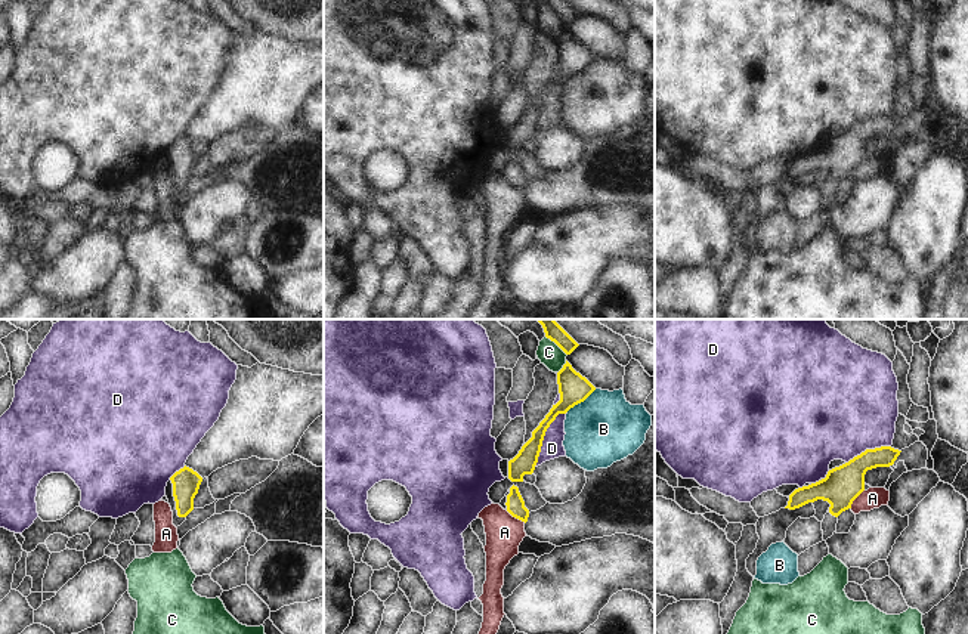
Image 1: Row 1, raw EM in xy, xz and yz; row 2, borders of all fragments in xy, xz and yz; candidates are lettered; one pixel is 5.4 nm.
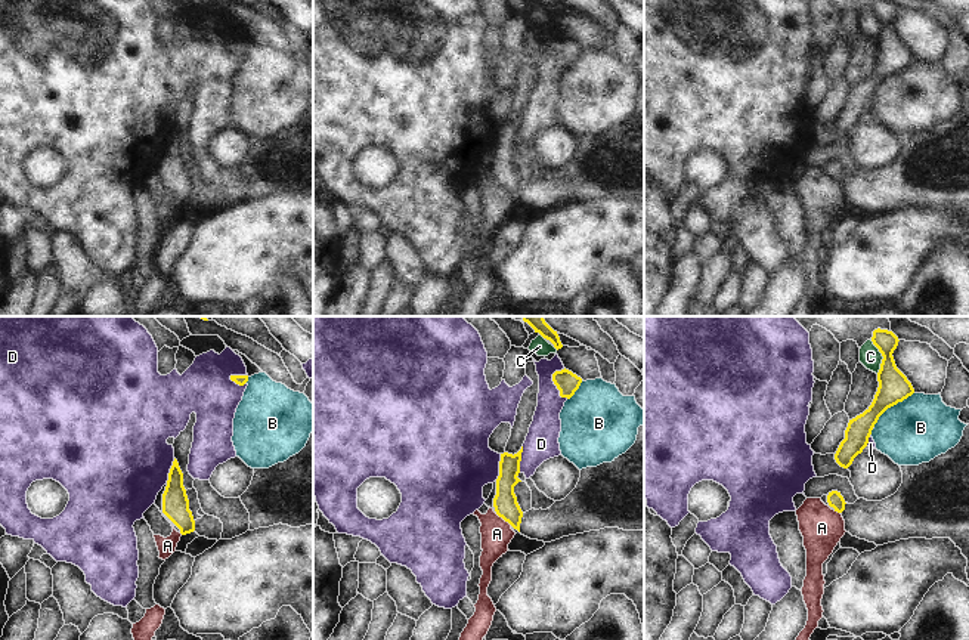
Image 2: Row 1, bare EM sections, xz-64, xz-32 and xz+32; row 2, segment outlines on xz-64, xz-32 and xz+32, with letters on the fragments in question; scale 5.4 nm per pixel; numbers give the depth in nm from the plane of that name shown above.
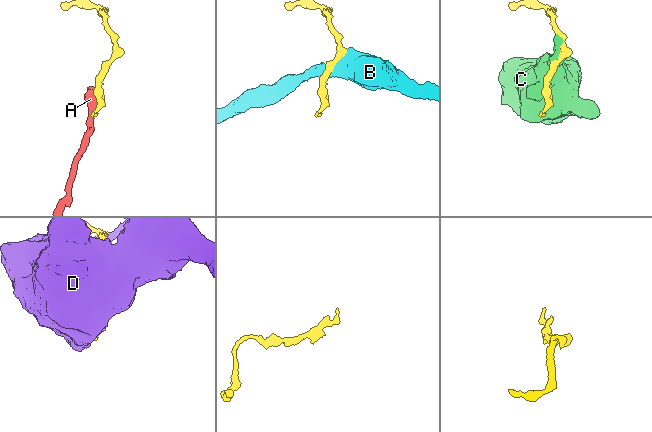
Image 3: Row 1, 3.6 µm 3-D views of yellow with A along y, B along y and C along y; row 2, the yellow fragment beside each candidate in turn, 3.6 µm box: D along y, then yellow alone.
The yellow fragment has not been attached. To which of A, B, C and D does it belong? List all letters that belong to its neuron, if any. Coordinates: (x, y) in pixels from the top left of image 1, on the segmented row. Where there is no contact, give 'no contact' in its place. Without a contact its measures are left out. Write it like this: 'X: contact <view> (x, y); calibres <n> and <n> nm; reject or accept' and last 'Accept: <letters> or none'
A: contact xz (516, 517); calibres 100 and 200 nm; reject
B: contact xz (581, 401); calibres 160 and 380 nm; reject
C: contact xz (556, 343); calibres 90 and 120 nm; reject
D: contact xz (544, 435); calibres 120 and 120 nm; reject
Accept: none

